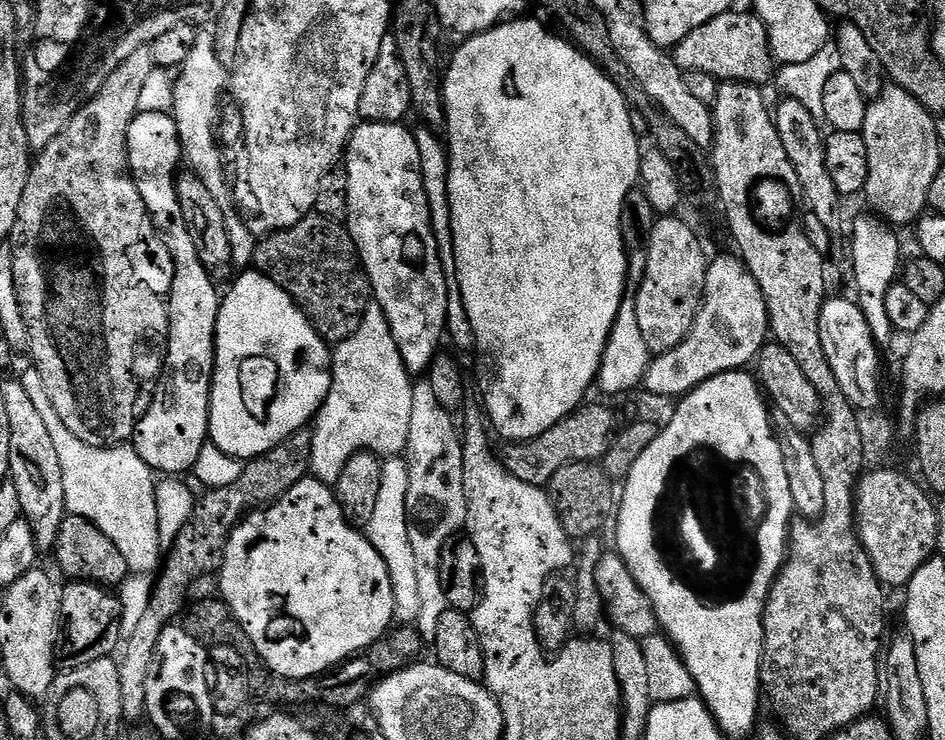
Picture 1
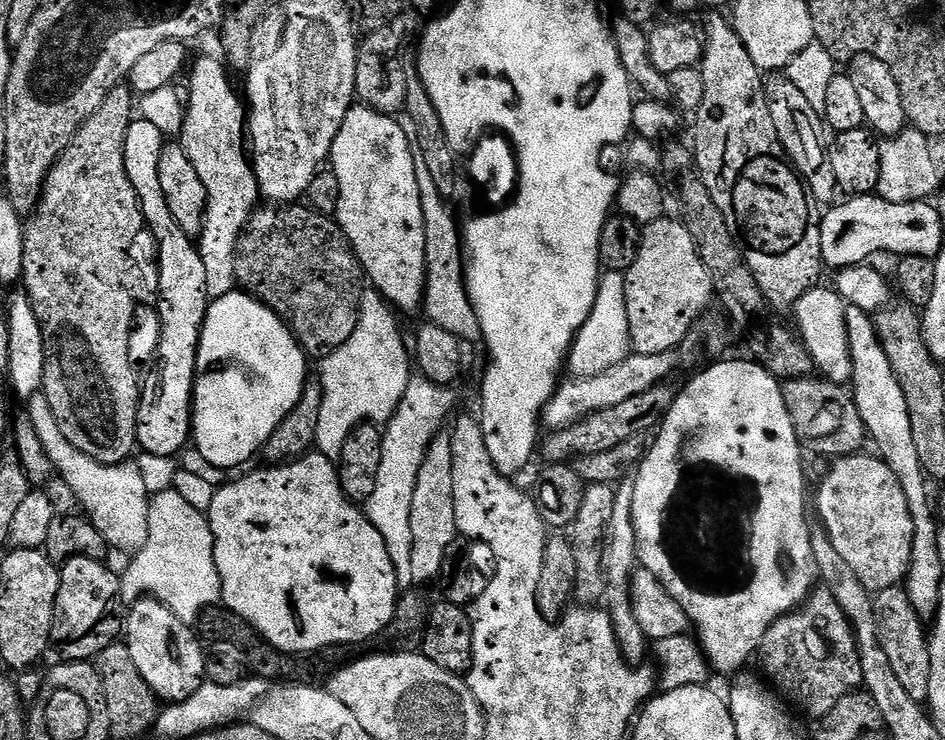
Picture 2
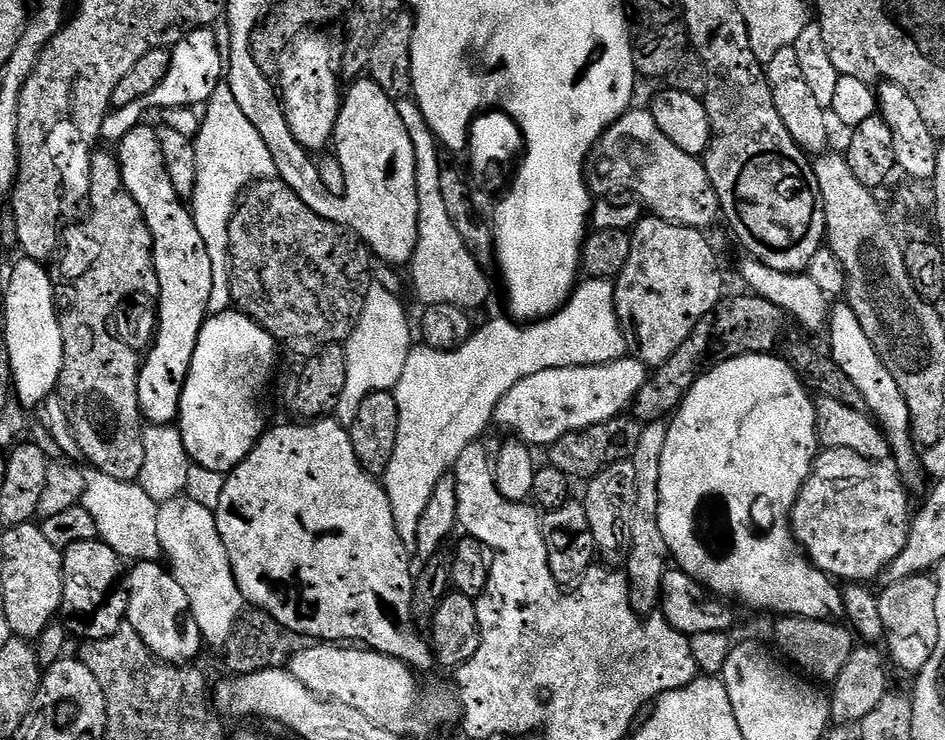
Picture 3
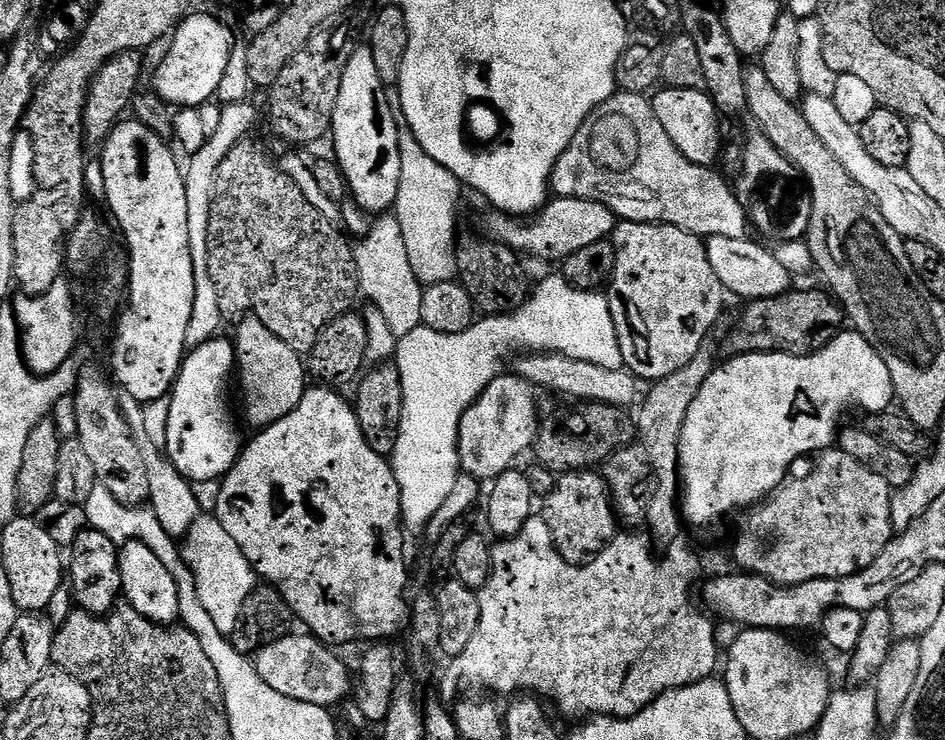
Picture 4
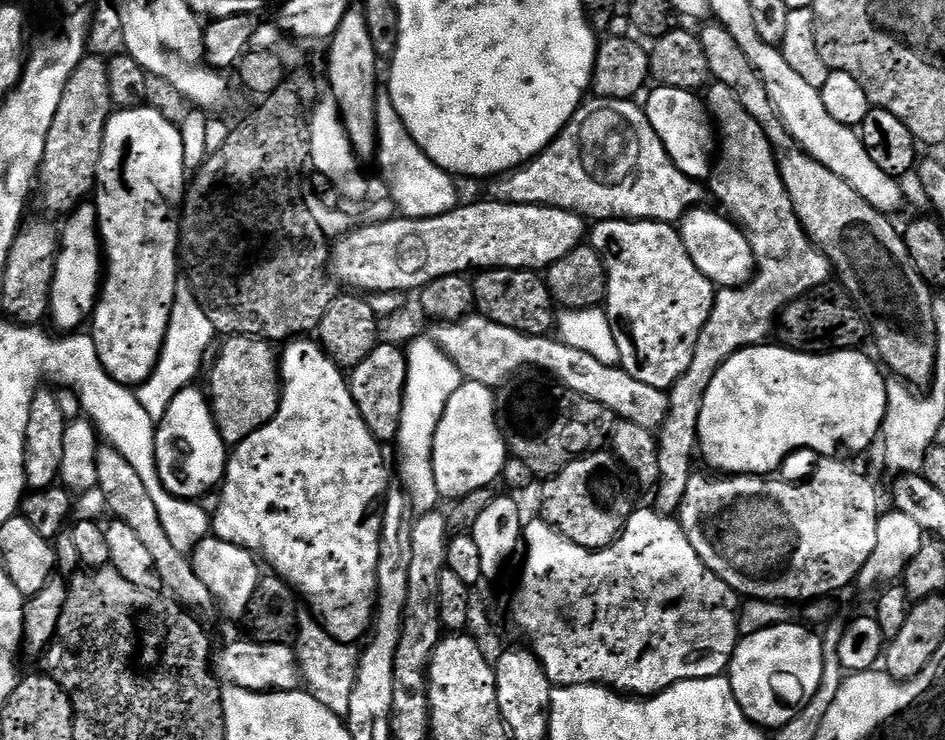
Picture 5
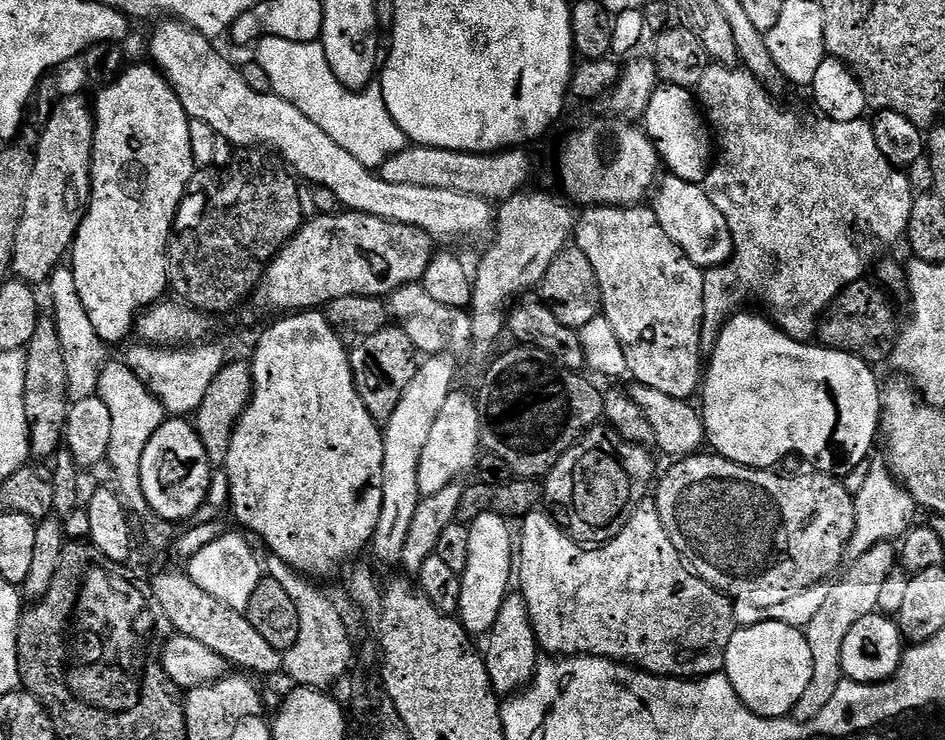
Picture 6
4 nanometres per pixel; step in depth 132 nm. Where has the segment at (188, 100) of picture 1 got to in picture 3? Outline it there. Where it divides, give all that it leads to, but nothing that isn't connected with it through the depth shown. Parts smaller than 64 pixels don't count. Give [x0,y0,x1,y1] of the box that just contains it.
[190,82,276,315]

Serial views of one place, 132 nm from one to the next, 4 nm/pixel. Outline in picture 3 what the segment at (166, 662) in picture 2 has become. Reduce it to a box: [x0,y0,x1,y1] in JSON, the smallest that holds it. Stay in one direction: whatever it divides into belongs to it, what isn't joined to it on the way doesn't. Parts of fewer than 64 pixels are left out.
[127,560,202,666]

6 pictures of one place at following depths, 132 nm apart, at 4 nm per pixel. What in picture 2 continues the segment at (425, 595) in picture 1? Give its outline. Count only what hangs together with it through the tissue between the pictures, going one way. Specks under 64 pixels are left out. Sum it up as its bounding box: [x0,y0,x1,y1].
[411,434,457,586]

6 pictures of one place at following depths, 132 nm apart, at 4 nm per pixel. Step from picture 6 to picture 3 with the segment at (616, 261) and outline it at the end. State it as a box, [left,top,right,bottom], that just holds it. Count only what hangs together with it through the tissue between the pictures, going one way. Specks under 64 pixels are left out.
[614,214,726,366]

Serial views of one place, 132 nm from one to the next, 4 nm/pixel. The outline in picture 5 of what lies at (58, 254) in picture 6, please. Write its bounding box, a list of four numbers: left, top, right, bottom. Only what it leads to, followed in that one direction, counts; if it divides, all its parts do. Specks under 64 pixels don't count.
[38,54,114,217]

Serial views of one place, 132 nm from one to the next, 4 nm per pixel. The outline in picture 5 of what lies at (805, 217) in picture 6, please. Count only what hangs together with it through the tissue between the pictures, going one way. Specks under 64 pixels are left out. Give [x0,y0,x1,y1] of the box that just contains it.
[654,82,834,514]

